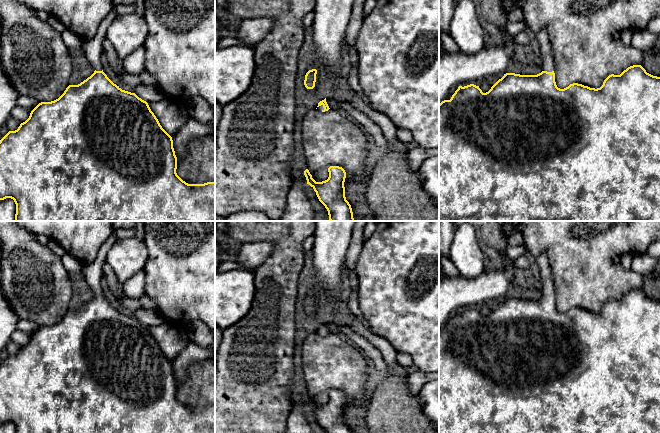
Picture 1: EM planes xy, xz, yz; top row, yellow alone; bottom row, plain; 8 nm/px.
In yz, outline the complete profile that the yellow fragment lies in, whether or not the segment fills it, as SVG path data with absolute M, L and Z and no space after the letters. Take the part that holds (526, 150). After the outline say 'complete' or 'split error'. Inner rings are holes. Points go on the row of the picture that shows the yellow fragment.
M546 28L536 33L536 41L545 59L541 73L506 73L486 93L474 84L459 86L450 100L444 100L439 104L439 221L660 221L660 77L647 73L641 65L633 65L620 75L609 75L597 89L578 83L560 89L555 82L554 58Z; split error

